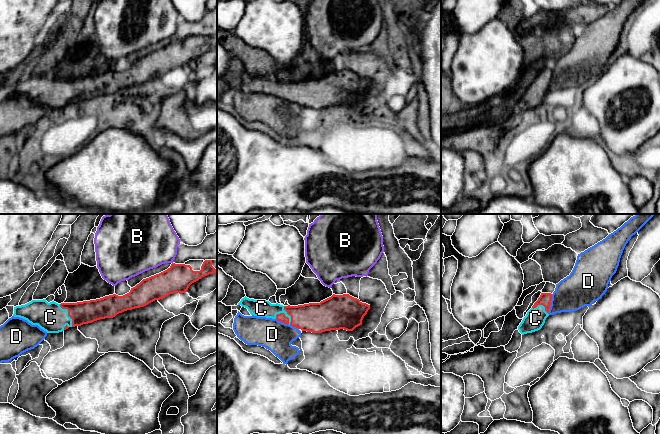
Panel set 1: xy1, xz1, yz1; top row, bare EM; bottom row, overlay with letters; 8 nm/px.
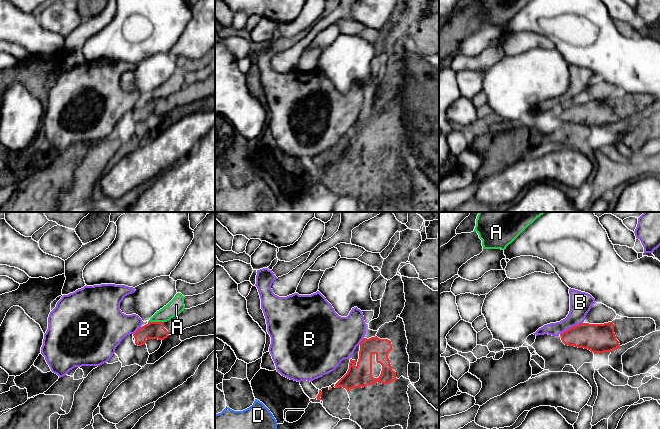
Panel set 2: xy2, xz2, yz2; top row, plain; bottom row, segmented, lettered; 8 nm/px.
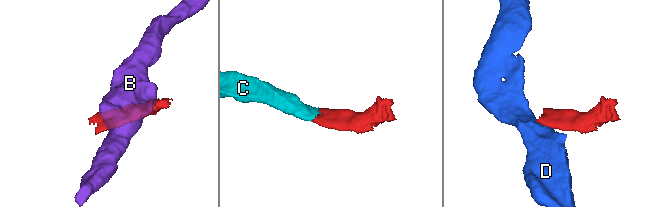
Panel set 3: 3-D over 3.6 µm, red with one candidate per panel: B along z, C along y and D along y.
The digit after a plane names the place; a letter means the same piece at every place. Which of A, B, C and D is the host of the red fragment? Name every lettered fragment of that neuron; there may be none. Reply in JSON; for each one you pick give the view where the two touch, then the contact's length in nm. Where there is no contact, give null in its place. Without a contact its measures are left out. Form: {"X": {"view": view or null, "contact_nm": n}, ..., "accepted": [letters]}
{"C": {"view": "xz1", "contact_nm": 160}, "accepted": ["C"]}

